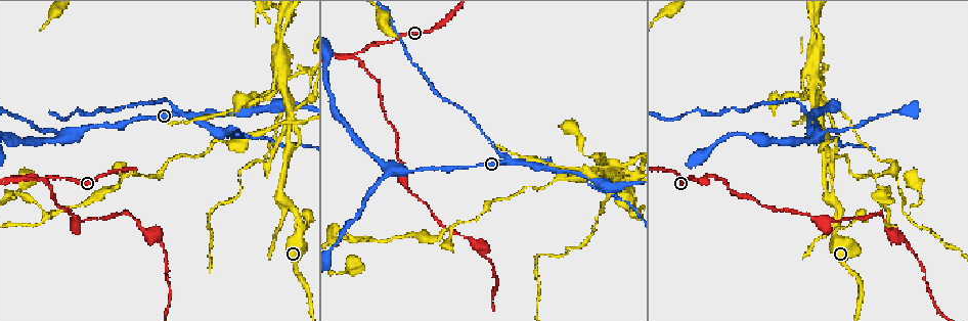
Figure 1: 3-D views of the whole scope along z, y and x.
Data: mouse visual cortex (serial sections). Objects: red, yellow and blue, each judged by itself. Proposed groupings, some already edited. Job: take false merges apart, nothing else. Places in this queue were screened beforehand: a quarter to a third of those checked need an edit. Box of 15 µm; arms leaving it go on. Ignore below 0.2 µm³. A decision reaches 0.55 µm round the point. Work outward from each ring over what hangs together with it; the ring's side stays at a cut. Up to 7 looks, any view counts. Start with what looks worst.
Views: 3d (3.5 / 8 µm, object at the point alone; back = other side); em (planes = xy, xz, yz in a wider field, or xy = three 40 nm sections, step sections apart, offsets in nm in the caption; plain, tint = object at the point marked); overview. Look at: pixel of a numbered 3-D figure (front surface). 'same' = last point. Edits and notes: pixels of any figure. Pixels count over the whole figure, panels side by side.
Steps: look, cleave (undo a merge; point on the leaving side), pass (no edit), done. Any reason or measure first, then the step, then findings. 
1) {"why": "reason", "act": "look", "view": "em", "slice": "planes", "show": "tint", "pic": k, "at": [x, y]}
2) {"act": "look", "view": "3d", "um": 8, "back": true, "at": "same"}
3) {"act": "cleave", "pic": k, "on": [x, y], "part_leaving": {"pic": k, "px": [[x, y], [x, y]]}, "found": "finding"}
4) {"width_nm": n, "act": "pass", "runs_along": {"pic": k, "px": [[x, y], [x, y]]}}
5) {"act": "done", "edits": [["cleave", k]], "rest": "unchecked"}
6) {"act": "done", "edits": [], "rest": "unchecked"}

{"why": "a fork", "act": "look", "view": "3d", "um": 3.5, "pic": 1, "at": [61, 135]}

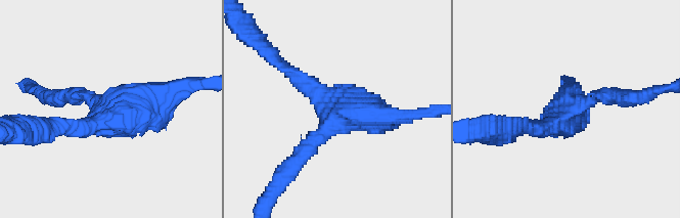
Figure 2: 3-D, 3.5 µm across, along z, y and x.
{"arms": 3, "arm_widths_nm": [200, 250, 250], "why": "shape alone is not enough", "act": "look", "view": "em", "slice": "planes", "show": "tint", "pic": 2, "at": [573, 108]}

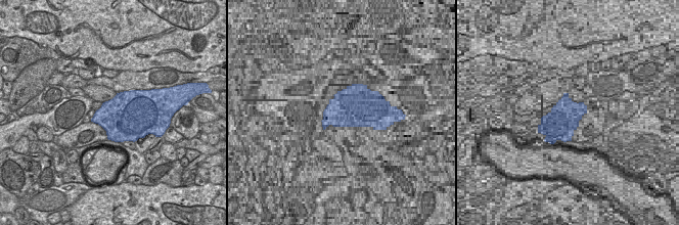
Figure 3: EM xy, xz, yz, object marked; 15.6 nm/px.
{"width_nm": 750, "act": "pass", "runs_along": {"pic": 2, "px": [[405, 117], [335, 103], [288, 72]]}, "found": "continuous, no second cell"}

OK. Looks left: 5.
{"why": "calibre changes", "act": "look", "view": "em", "slice": "planes", "show": "tint", "pic": 1, "at": [298, 228]}

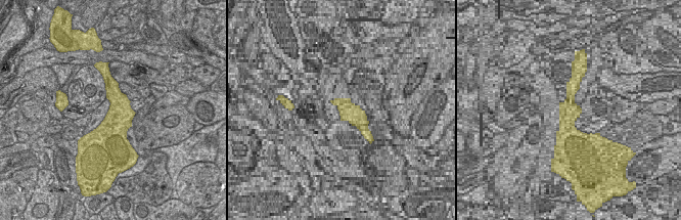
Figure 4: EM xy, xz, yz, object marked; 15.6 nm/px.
{"act": "look", "view": "3d", "um": 3.5, "back": true, "at": "same"}

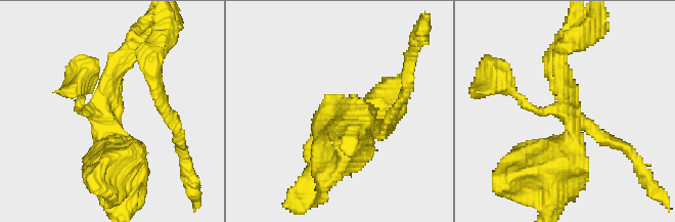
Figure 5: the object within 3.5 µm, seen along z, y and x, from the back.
{"act": "pass", "runs_along": {"pic": 5, "px": [[555, 175], [571, 143], [560, 52]]}, "found": "all the same cell"}

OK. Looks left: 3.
{"act": "look", "view": "3d", "um": 3.5, "pic": 1, "at": [282, 191]}

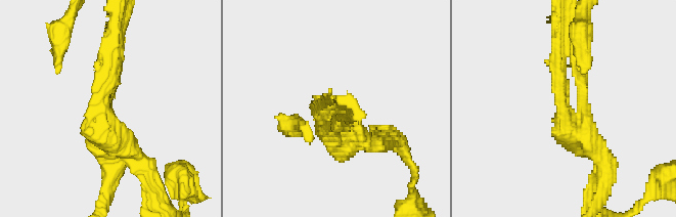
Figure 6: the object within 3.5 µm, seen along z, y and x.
{"arm_widths_nm": [200, 300], "act": "look", "view": "em", "slice": "xy", "step": 5, "show": "tint", "pic": 6, "at": [329, 108]}

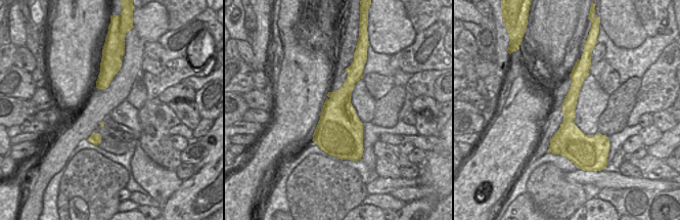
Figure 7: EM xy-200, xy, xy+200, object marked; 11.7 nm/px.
{"act": "cleave", "pic": 6, "on": [108, 197], "found": "a second cell is stuck on"}

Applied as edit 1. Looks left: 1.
{"act": "done", "edits": [["cleave", 6]], "rest": "unchecked"}

